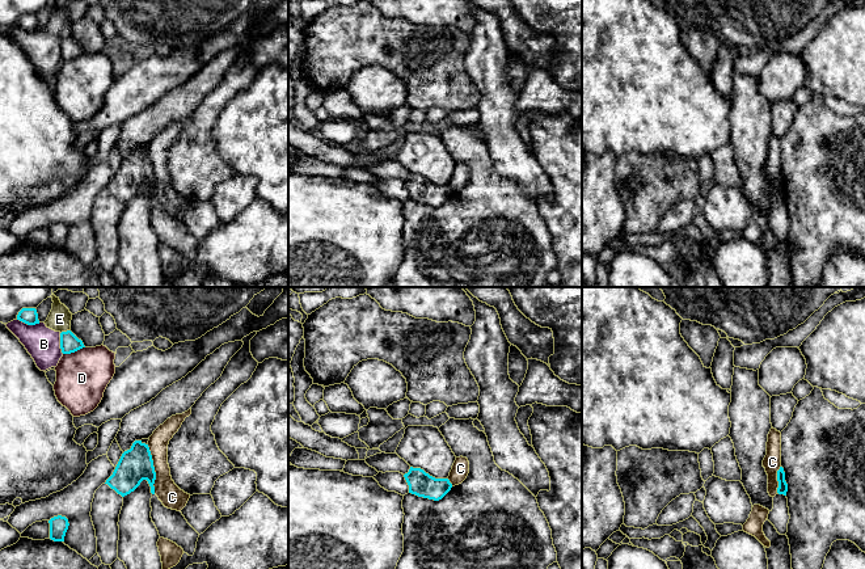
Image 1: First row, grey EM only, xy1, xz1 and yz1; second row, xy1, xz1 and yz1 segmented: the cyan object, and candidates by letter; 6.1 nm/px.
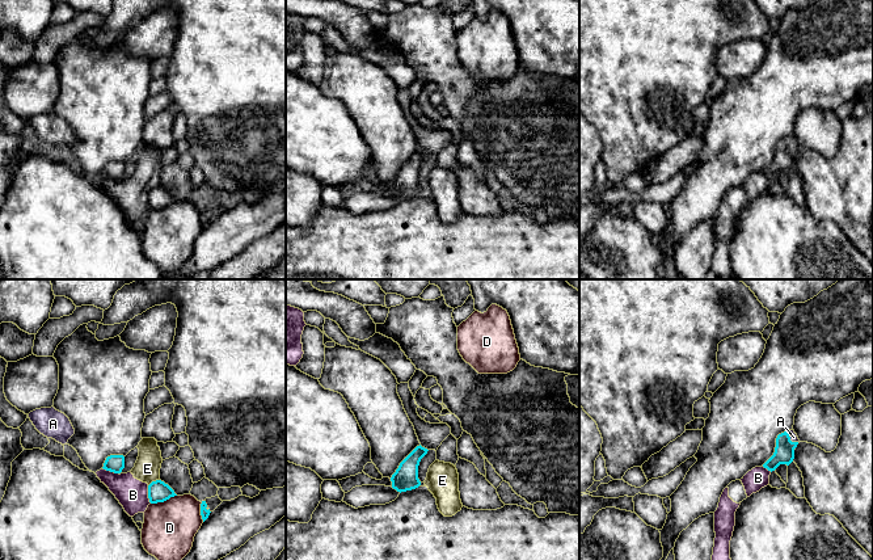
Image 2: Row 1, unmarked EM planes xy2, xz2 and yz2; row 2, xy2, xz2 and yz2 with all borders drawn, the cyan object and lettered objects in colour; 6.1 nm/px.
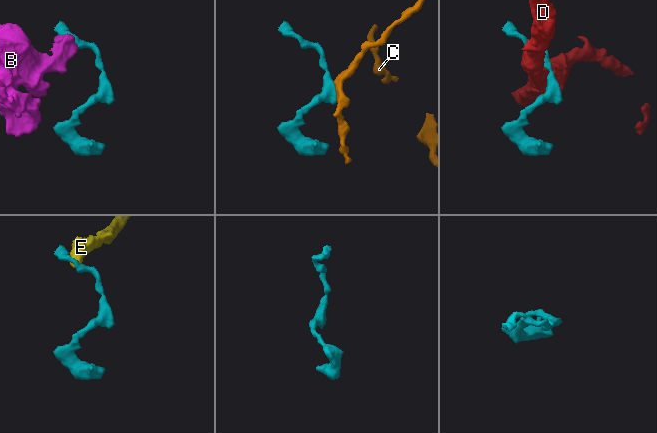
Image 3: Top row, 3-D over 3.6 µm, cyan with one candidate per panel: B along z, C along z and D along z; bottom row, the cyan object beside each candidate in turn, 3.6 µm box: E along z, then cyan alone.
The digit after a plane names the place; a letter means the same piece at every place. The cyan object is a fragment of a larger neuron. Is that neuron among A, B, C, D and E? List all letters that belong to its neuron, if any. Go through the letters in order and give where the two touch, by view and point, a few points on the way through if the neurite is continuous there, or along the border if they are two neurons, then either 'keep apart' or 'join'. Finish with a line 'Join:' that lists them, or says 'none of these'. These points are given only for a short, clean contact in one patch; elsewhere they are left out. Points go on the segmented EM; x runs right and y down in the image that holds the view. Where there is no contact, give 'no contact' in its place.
A: contact yz2 (789, 440); way yz2 (784, 451), (789, 440), (793, 437); join
B: contact xy1 (28, 324); border xy1 (16, 319), (28, 324), (39, 323); keep apart
C: contact xy1 (153, 470); border xy1 (147, 445), (155, 472), (155, 493); keep apart
D: contact xy2 (163, 501); border xy2 (176, 495), (151, 504); keep apart
E: contact xy2 (154, 481); border xy2 (159, 479), (148, 485); keep apart
Join: A

